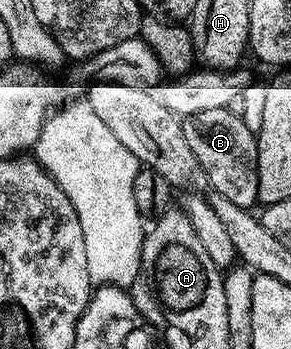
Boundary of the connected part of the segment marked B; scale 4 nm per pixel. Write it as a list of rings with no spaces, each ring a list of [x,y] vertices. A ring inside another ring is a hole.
[[[223,106],[199,110],[181,120],[183,135],[198,164],[209,179],[214,193],[223,195],[236,206],[252,209],[258,203],[259,174],[257,173],[257,138],[241,116]]]

